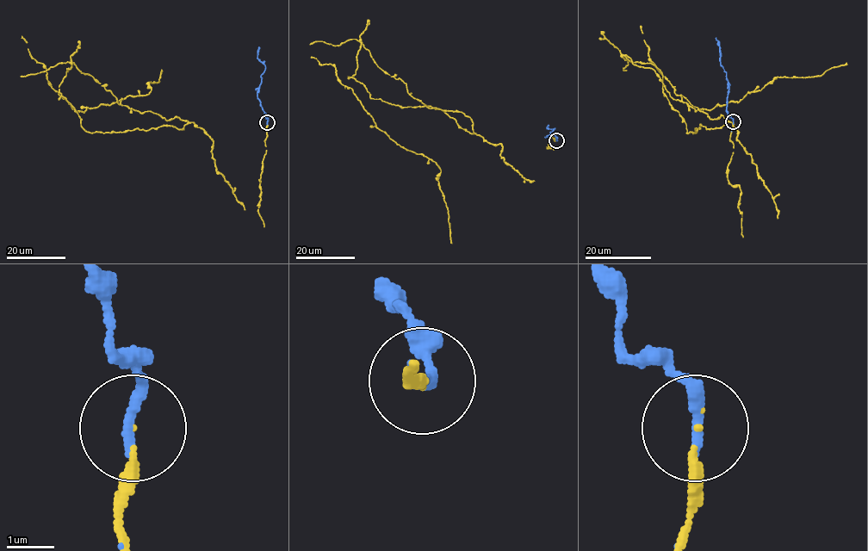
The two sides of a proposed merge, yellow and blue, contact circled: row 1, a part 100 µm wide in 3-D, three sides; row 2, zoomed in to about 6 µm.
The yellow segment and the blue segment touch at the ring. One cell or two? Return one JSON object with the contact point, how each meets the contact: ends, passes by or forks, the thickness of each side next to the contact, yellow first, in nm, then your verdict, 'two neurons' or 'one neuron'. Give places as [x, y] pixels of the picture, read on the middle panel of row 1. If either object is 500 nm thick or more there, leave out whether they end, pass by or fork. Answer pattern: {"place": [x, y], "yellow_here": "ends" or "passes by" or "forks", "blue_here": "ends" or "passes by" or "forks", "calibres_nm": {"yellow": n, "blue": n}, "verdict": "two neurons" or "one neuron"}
{"place": [556, 140], "yellow_here": "ends", "blue_here": "ends", "calibres_nm": {"yellow": 140, "blue": 280}, "verdict": "one neuron"}

